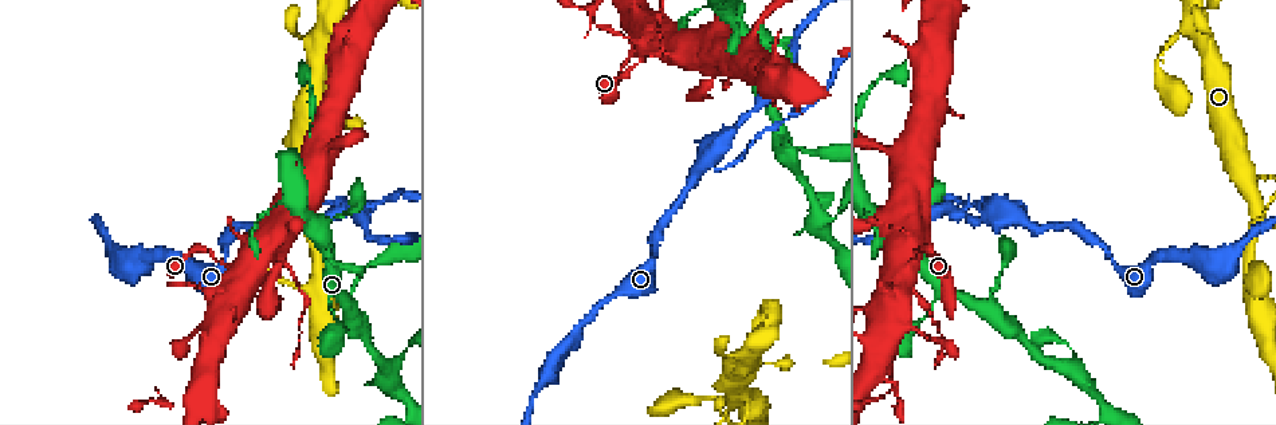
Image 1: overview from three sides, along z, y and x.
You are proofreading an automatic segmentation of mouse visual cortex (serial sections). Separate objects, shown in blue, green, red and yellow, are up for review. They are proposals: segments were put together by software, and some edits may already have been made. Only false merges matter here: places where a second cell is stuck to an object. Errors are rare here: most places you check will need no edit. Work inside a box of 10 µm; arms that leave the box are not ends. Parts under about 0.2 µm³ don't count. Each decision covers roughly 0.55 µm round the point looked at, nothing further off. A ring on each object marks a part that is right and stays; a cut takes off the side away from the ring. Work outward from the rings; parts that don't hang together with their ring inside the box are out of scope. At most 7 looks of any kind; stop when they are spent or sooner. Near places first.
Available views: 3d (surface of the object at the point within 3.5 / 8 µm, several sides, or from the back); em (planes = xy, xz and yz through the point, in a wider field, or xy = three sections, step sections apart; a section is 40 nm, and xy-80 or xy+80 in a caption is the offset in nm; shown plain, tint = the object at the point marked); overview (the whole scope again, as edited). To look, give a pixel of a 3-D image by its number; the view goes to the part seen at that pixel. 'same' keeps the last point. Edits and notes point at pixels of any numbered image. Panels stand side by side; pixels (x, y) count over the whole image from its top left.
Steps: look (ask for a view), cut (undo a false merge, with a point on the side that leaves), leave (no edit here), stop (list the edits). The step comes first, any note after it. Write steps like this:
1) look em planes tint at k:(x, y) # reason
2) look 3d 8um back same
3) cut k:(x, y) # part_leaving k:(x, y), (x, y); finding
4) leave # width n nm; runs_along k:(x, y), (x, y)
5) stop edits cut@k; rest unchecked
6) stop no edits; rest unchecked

look 3d 3.5um at 1:(942, 210) # side arm on a straight run

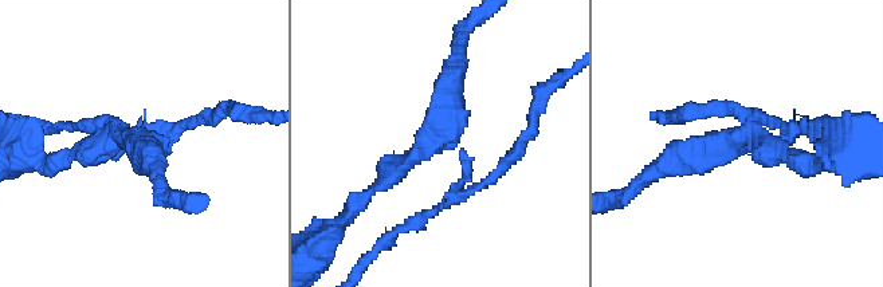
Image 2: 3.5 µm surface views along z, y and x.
leave # runs_along 2:(369, 193), (439, 138), (456, 59); one cell here

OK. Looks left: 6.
look 3d 3.5um at 1:(348, 309) # three-way junction

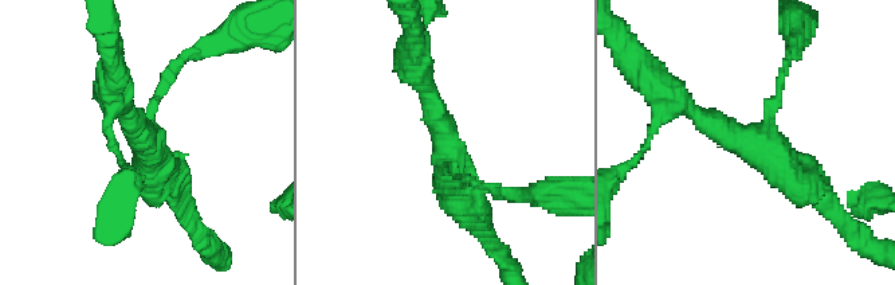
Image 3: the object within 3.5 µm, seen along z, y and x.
leave # runs_along 3:(690, 110), (824, 194); one cell here

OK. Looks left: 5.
look 3d 3.5um at 1:(229, 307) # sudden change in width

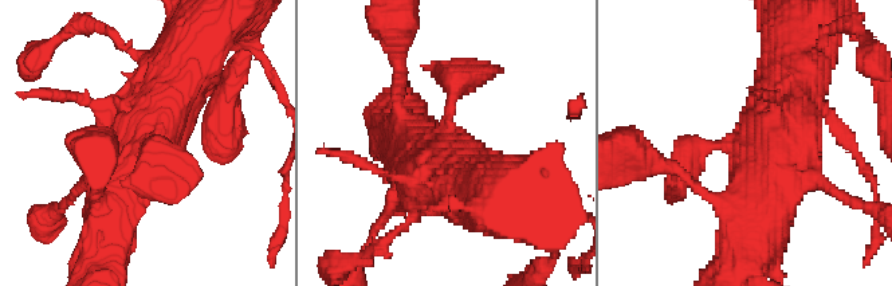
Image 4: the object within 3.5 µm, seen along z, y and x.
look em xy step 1 tint at 4:(448, 146) # need the tissue

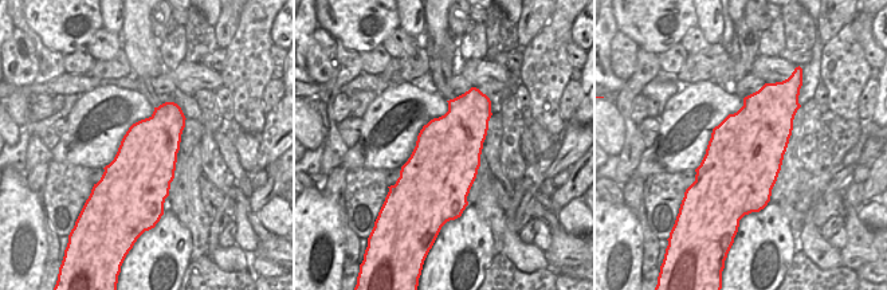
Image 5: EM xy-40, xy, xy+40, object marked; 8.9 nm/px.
leave # runs_along 4:(800, 98), (782, 148), (706, 144), (699, 172); continuous, no second cell

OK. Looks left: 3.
stop no edits; rest unchecked

